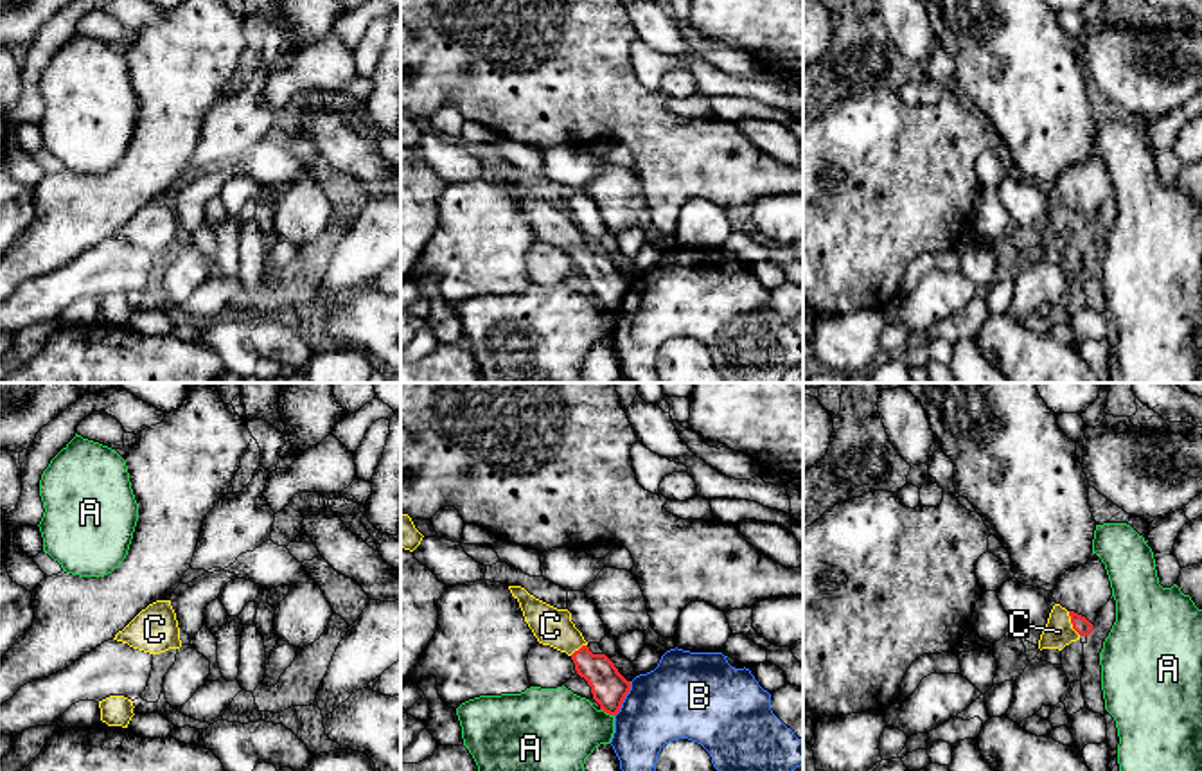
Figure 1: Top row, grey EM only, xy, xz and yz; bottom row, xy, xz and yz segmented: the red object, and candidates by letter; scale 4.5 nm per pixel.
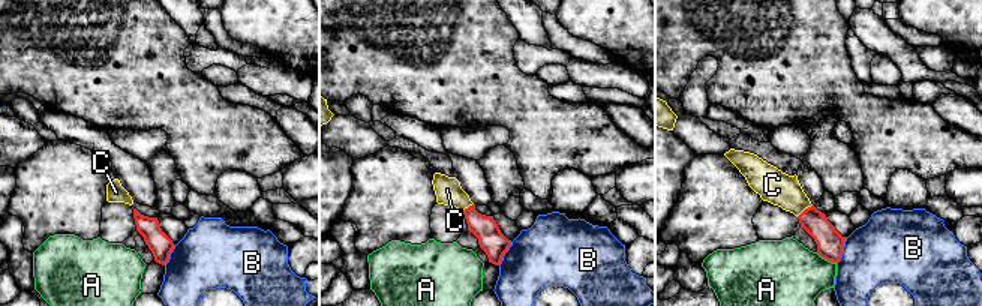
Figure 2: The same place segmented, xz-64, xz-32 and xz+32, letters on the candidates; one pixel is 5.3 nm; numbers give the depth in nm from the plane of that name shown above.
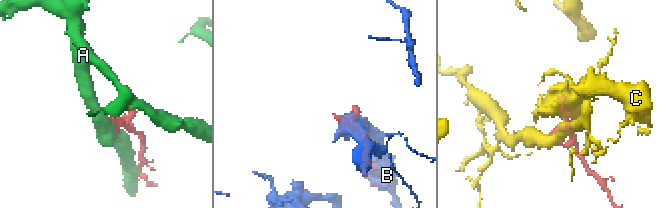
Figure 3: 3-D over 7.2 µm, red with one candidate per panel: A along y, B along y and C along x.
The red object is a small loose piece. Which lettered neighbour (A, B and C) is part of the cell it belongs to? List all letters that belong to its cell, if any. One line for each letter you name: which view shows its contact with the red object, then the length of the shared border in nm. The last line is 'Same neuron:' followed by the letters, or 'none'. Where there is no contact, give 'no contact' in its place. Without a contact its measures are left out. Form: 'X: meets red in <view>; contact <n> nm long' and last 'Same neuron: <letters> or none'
C: meets red in yz; contact 130 nm long
Same neuron: C

